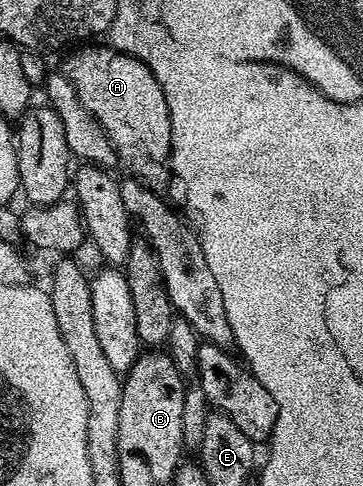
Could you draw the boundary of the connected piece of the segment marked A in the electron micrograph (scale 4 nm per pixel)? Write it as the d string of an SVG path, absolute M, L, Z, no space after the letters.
M83 45L76 48L73 55L69 56L61 66L65 78L75 87L76 95L83 107L103 127L111 143L117 150L118 162L130 169L128 171L151 192L164 194L164 189L171 182L169 158L174 152L171 141L171 123L167 115L167 101L163 96L163 89L158 80L151 74L150 69L141 61L125 53L121 53L110 46L91 47Z

